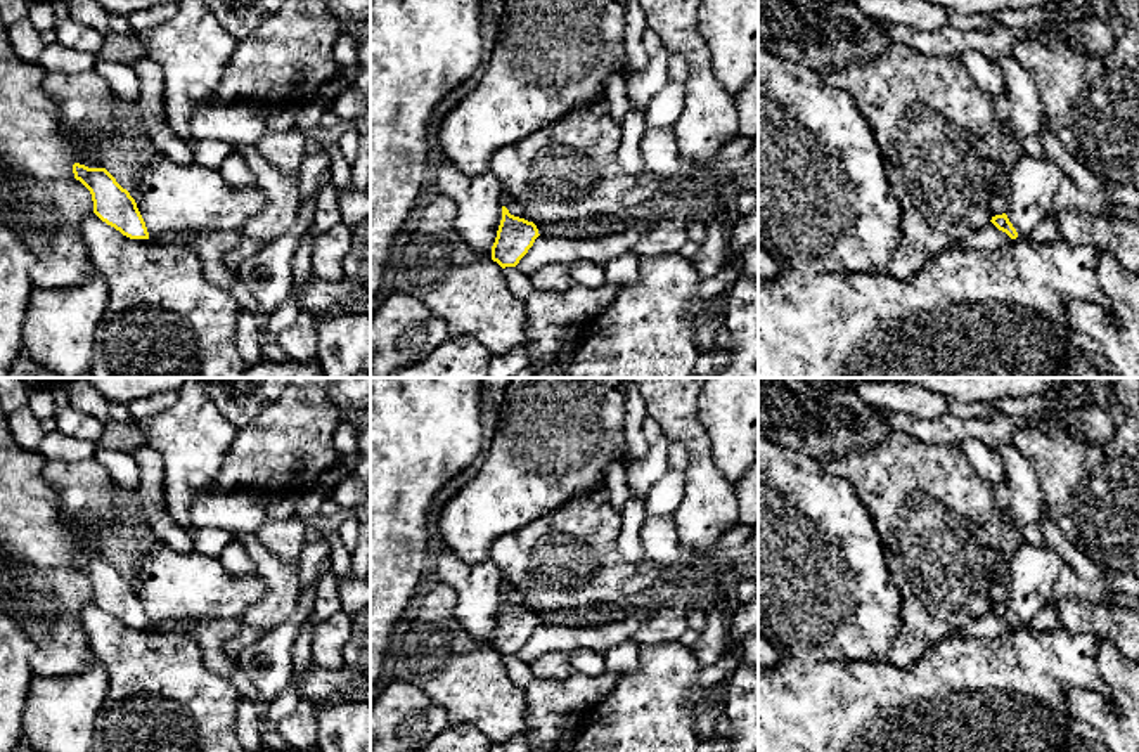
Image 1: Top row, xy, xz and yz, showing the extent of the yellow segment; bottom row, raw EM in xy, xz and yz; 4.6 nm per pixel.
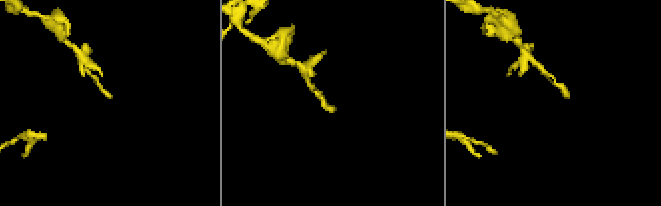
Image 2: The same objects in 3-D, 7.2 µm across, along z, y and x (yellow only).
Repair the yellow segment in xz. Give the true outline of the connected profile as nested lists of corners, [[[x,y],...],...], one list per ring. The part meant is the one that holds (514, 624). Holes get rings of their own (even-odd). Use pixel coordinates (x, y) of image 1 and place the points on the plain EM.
[[[502,594],[502,608],[492,634],[492,648],[502,657],[516,655],[538,624],[538,617],[533,610],[514,605]]]

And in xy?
[[[73,553],[74,567],[92,582],[93,601],[130,627],[149,627],[145,610],[135,587],[106,556]]]

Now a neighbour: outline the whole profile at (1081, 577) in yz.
[[[1044,506],[1037,522],[1042,527],[1042,546],[1061,556],[1061,570],[1049,603],[1058,606],[1065,598],[1080,598],[1108,605],[1108,598],[1115,594],[1106,586],[1113,572],[1073,546],[1052,520],[1049,508]]]

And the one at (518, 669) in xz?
[[[505,655],[504,664],[514,679],[526,681],[533,676],[530,664],[519,660],[516,655]]]

